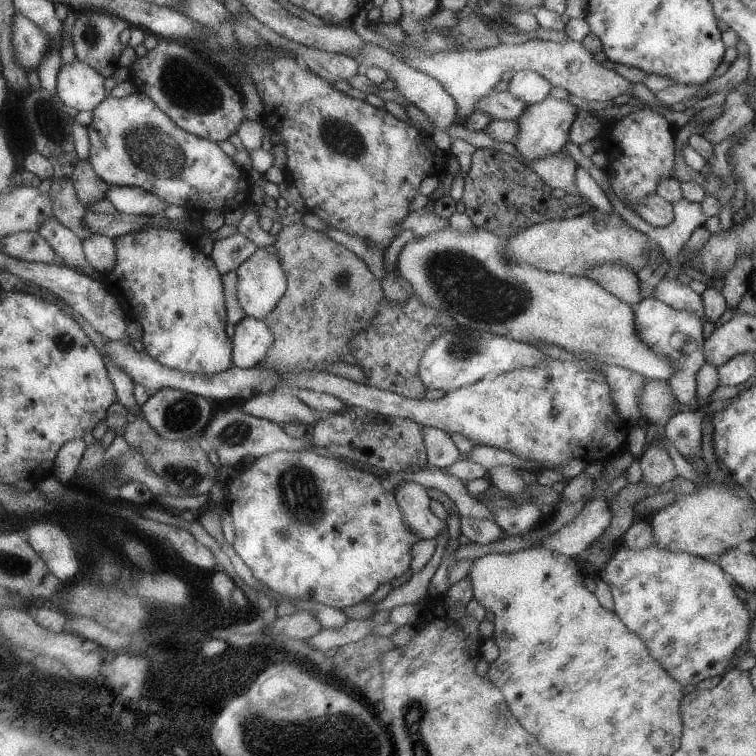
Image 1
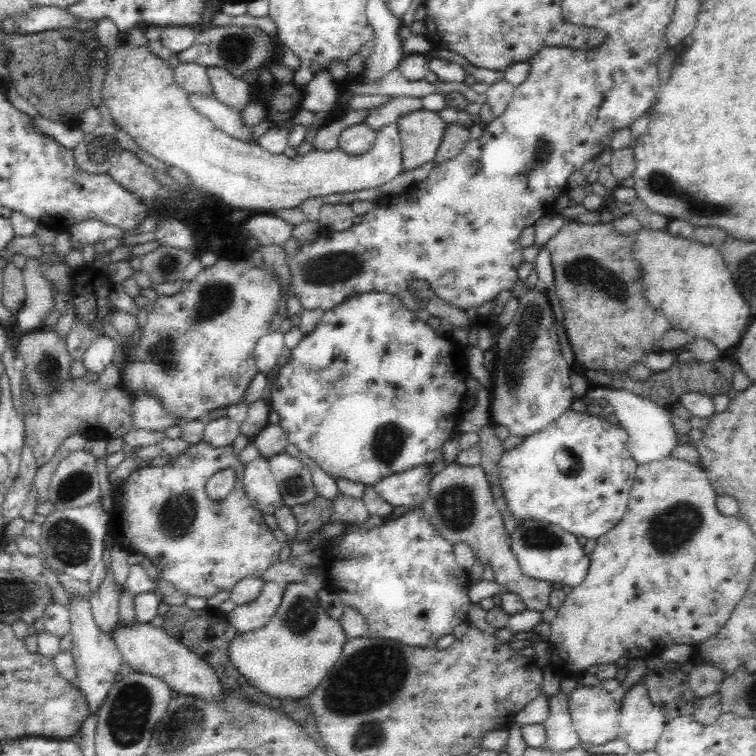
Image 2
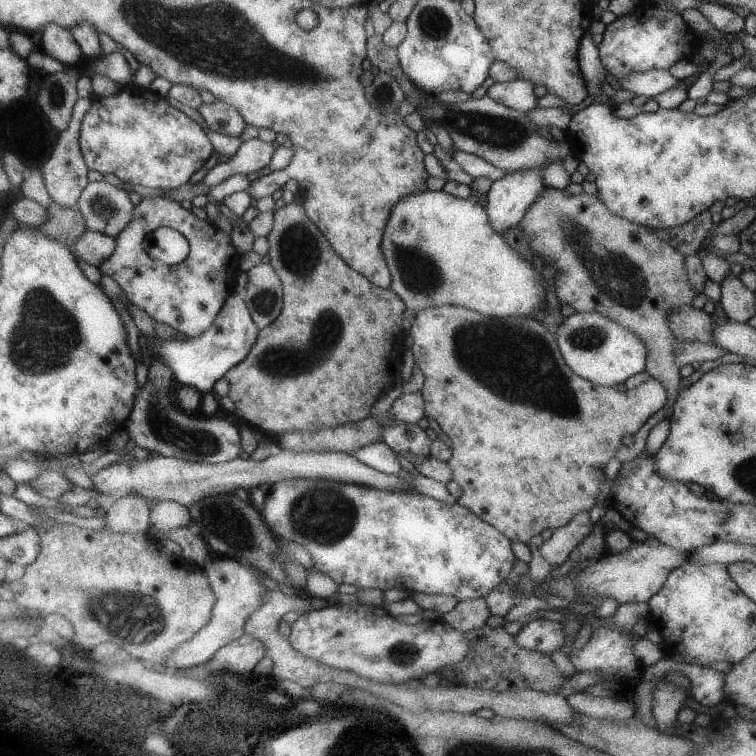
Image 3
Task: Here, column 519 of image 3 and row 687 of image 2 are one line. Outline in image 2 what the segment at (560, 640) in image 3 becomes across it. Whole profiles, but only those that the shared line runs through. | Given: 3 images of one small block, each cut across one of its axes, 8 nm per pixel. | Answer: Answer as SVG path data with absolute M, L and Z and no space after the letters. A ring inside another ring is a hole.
M642 680L626 690L620 706L619 733L632 754L655 750L666 728L665 710L652 702Z

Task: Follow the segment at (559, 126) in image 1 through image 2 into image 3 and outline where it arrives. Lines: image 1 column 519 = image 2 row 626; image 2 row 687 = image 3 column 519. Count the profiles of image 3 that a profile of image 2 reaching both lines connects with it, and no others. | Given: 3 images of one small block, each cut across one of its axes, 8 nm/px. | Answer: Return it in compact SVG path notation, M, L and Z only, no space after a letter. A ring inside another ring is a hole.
M536 166L530 170L506 171L504 178L493 181L485 210L494 232L503 236L506 230L520 224L526 210L536 202L544 190L544 168Z

